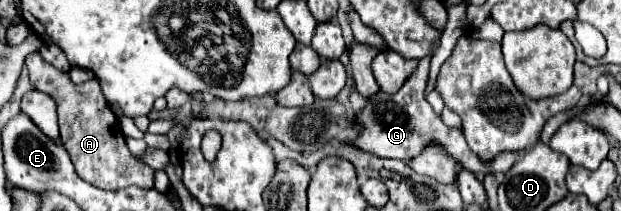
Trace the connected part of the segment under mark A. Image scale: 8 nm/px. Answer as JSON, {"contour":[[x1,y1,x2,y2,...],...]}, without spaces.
{"contour":[[30,53,26,57,26,67,30,71,30,81,34,89,48,93,56,101,62,145,84,181,100,189,122,189,130,185,138,185,142,189,154,187,155,170,138,161,128,151,124,133,118,125,118,117,108,107,108,101,104,99,100,83,96,79,86,81,82,85,74,85,68,73,62,73,54,65,46,63,40,53]]}

